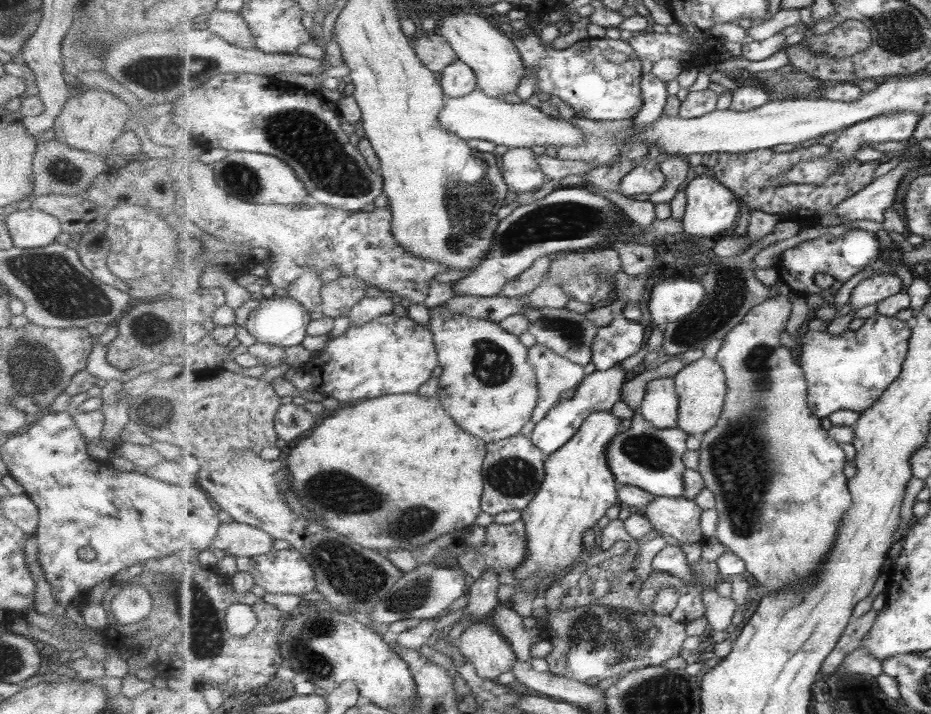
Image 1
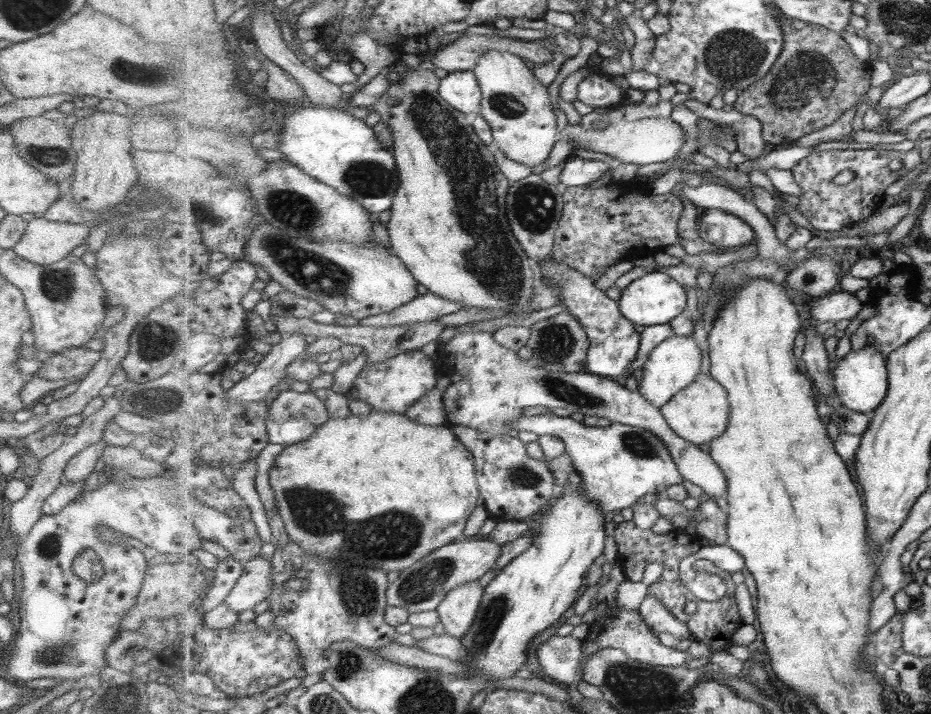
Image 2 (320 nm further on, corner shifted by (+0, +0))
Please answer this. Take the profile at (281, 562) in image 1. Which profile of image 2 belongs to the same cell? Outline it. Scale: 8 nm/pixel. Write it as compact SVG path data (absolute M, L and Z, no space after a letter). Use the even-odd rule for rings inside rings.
M261 555L246 562L241 578L226 598L229 608L245 612L253 610L259 602L267 601L274 589L272 572L272 561L264 560Z

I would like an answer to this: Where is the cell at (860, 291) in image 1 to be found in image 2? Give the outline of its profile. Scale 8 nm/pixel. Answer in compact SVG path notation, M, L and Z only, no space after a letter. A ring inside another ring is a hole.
M839 291L819 297L810 304L808 316L815 323L837 322L837 320L853 320L865 302L859 301L855 293Z

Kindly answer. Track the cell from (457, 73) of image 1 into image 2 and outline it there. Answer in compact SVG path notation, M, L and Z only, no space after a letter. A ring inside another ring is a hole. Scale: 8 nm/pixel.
M457 71L441 76L441 96L463 114L482 112L482 88L474 71Z

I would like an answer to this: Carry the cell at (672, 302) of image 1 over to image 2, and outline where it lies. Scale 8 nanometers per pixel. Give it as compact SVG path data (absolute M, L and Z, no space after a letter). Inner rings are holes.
M651 271L629 283L622 290L622 297L618 301L622 313L631 322L652 327L671 322L685 310L687 289L665 272Z

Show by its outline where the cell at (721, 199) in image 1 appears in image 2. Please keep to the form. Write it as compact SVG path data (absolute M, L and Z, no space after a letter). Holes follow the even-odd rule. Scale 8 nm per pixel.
M716 208L699 209L697 228L702 240L723 249L756 243L755 229L746 220Z

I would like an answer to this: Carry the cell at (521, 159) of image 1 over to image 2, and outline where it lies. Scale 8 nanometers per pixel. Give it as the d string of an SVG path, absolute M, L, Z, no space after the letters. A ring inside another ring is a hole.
M492 50L479 57L474 73L478 77L480 87L482 88L482 114L485 120L492 126L492 133L495 140L494 148L501 149L507 158L521 162L527 166L539 166L545 163L553 146L557 144L563 134L559 134L557 126L557 114L549 88L539 82L533 74L533 66L523 57L517 56L512 52L499 52Z

